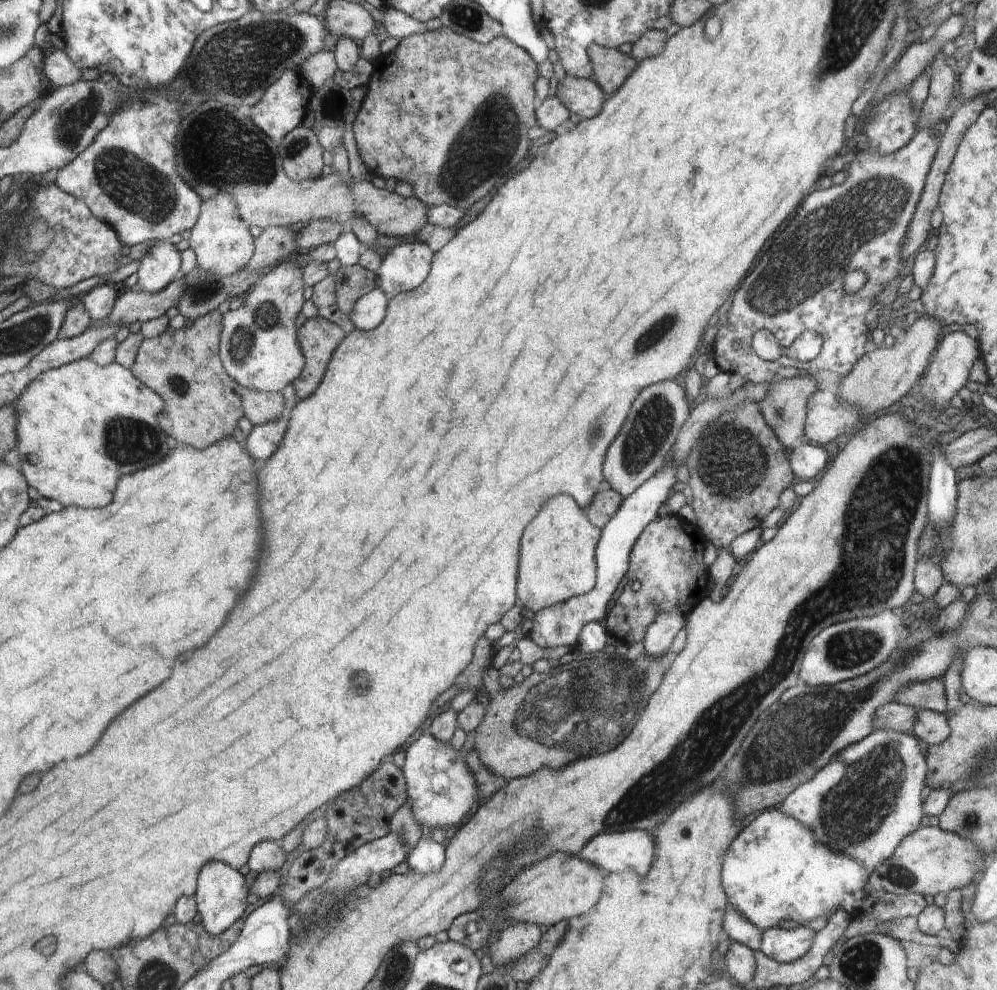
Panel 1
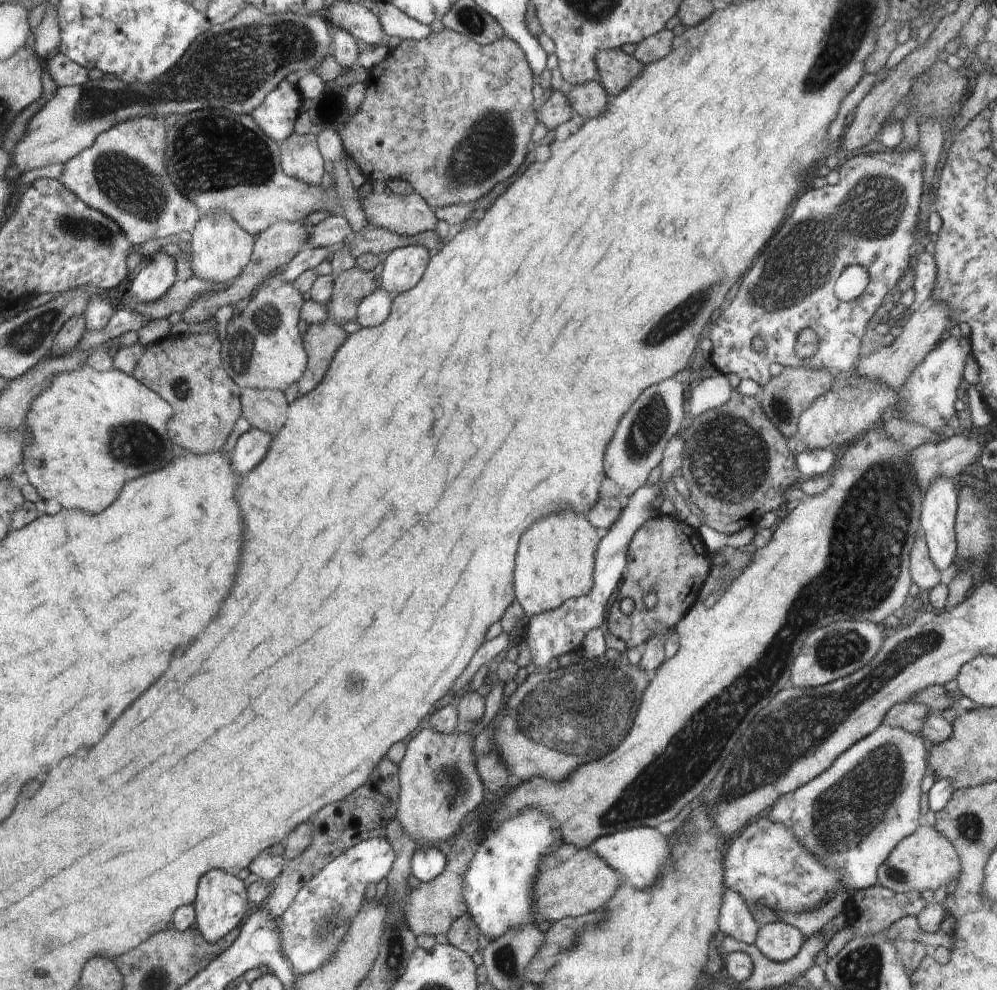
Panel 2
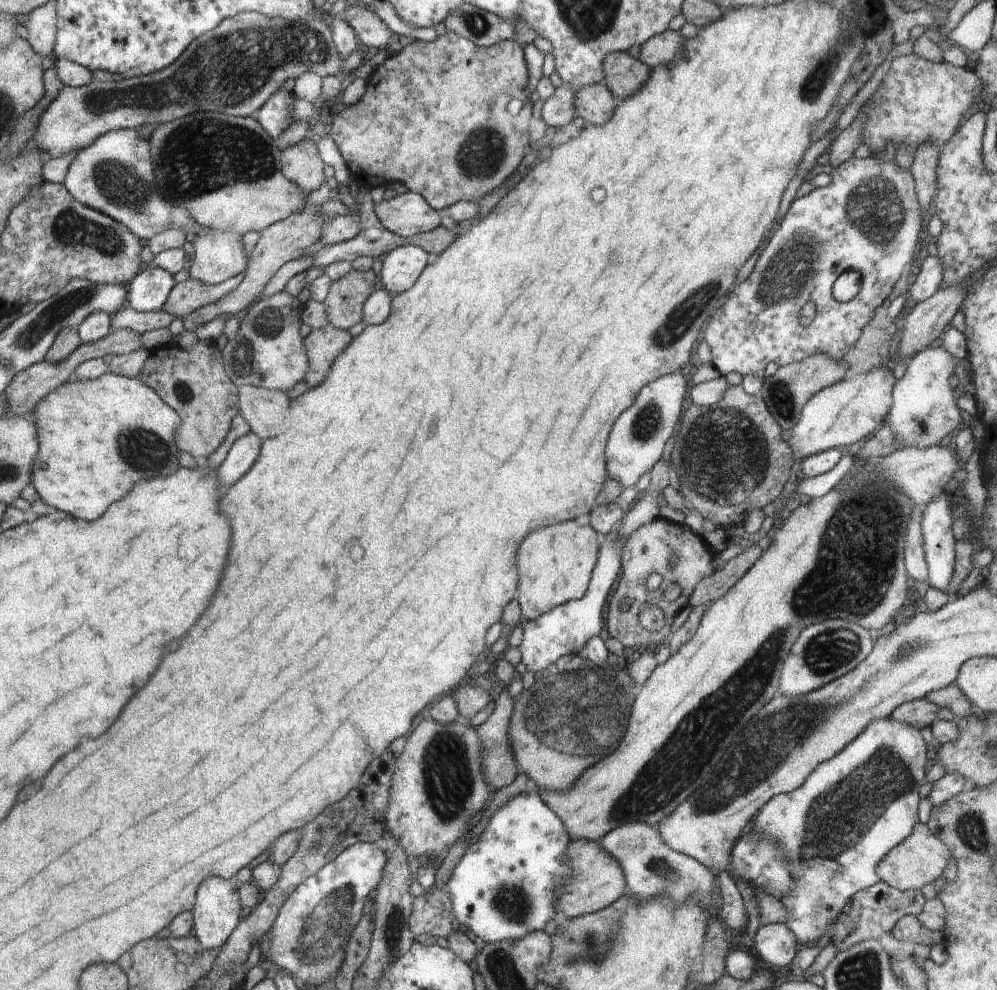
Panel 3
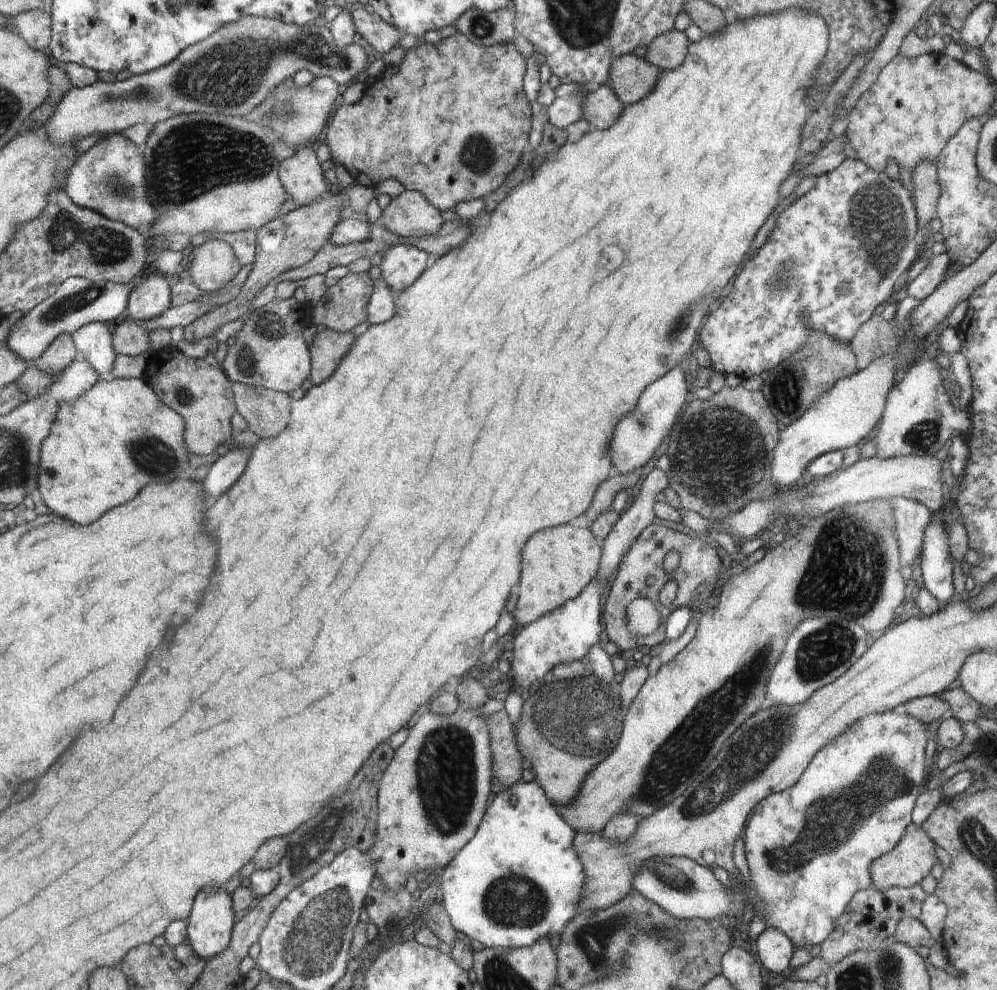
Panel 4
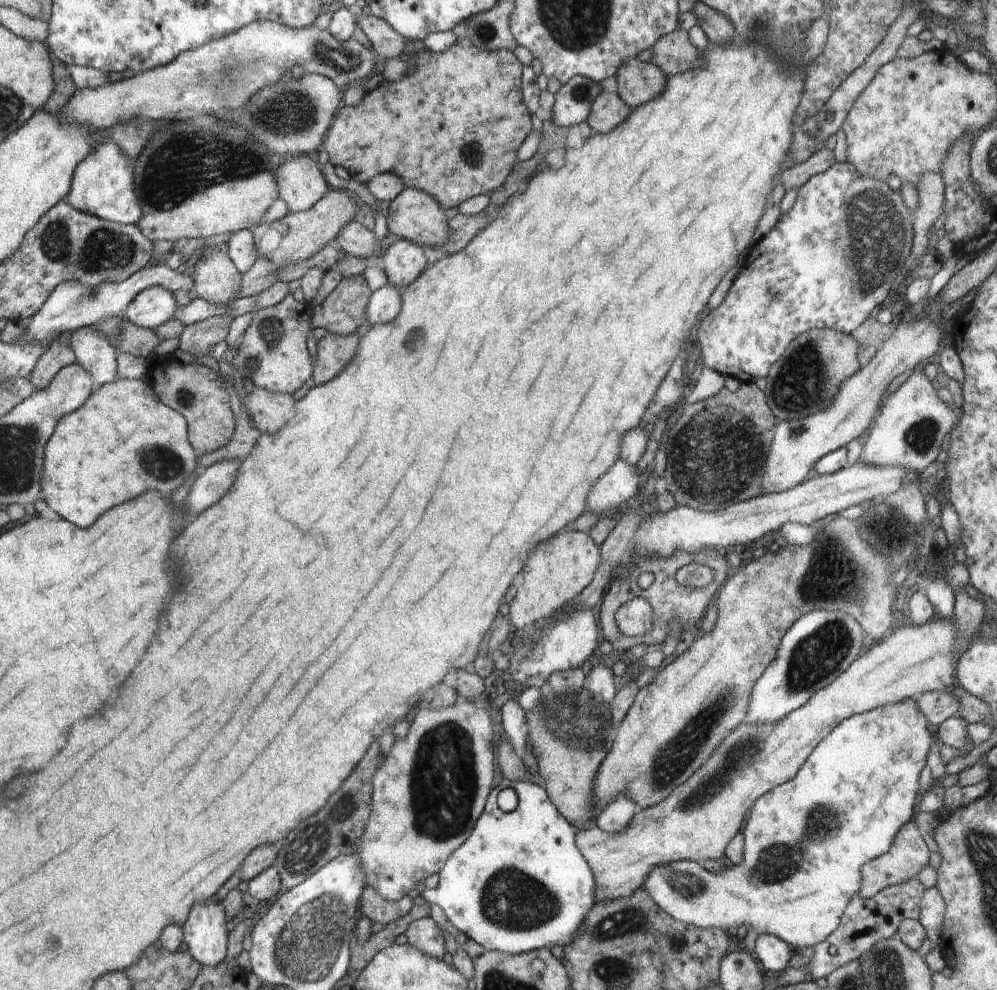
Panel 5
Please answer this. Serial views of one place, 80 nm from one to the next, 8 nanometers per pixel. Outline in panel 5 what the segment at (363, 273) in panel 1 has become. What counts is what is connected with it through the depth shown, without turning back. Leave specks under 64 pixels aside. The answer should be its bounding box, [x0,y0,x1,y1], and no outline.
[313,275,370,335]

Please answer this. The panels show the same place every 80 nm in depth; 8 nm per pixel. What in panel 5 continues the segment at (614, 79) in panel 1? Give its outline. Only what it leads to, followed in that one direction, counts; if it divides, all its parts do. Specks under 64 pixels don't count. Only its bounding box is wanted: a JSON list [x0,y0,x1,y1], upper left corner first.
[615,58,667,110]

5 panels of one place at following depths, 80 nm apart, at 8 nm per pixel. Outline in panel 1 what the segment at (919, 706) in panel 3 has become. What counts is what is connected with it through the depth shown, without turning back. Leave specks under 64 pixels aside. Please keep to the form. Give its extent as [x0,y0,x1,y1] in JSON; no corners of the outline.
[873,702,917,734]

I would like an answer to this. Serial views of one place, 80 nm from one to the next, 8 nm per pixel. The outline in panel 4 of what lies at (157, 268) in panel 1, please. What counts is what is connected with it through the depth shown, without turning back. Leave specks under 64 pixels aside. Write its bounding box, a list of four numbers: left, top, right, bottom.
[127,273,170,321]

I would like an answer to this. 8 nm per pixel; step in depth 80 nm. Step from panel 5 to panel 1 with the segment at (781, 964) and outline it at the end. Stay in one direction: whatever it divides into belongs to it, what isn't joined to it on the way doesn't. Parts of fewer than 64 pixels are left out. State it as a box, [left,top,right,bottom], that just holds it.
[761,926,816,963]

